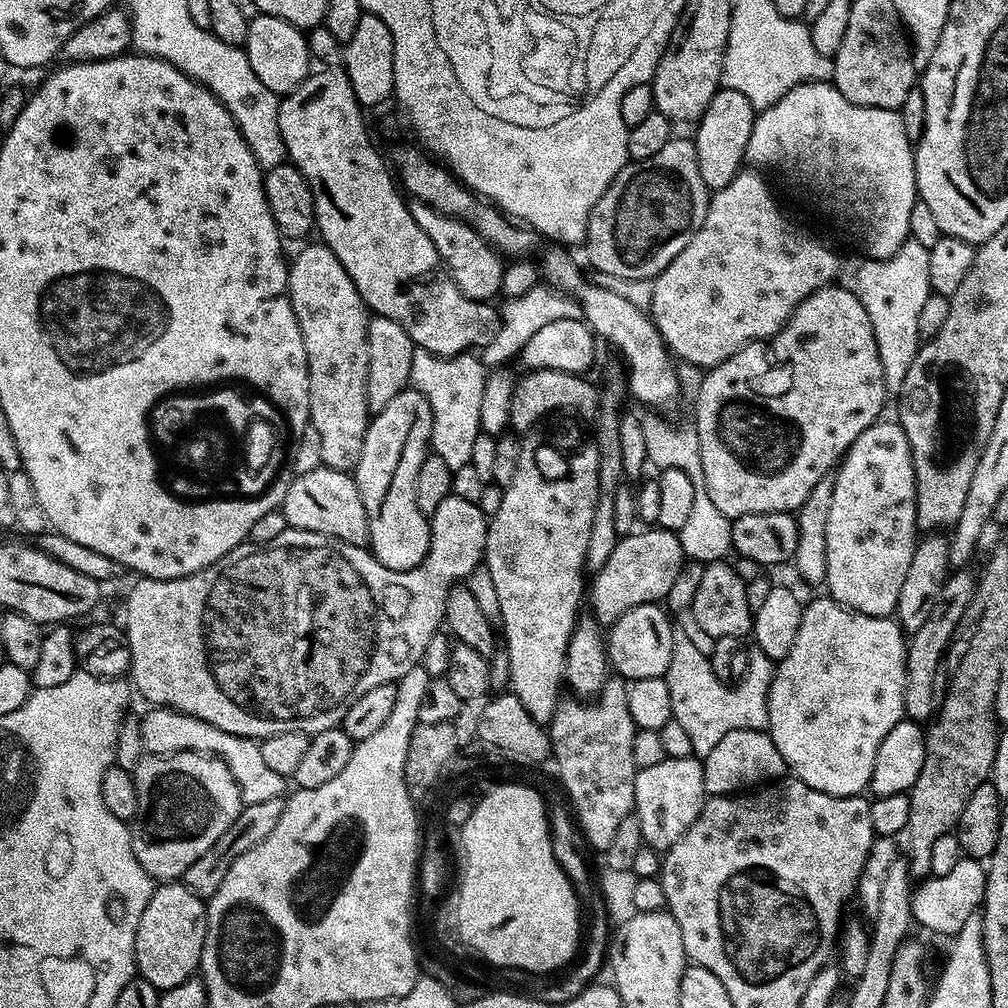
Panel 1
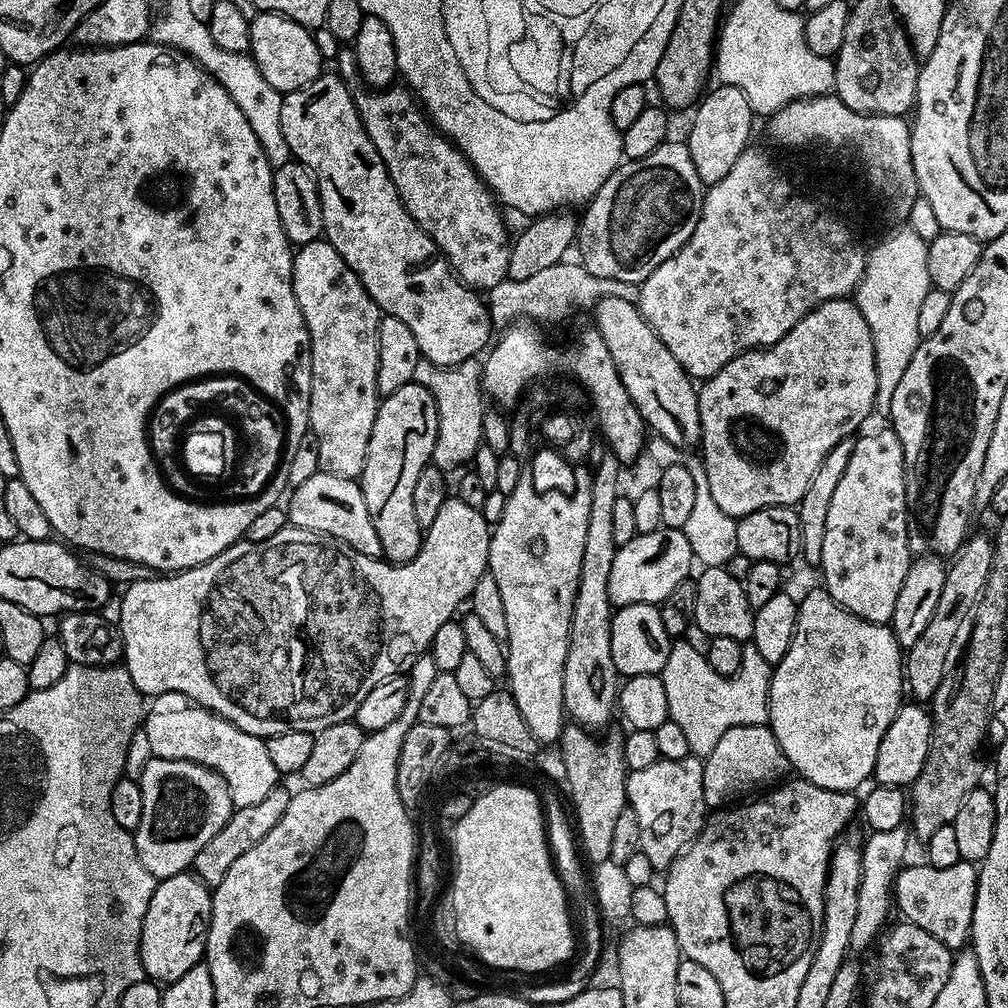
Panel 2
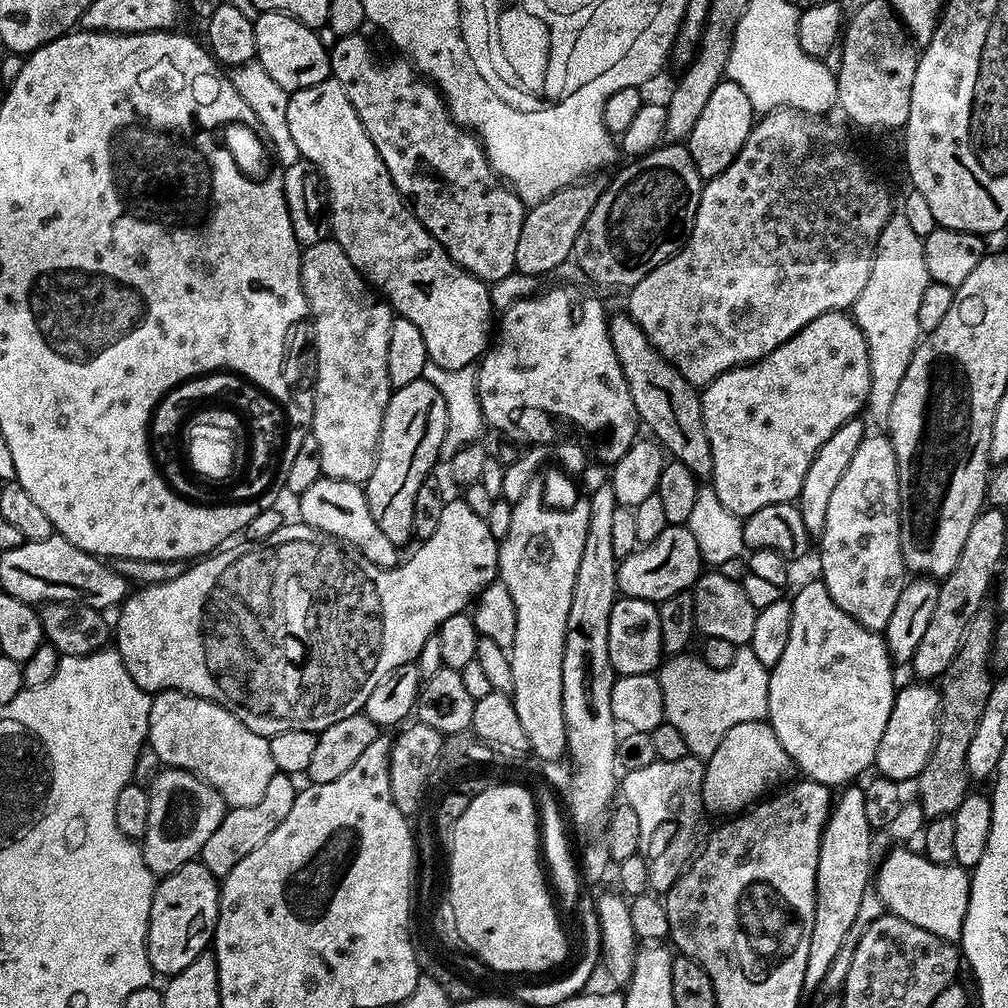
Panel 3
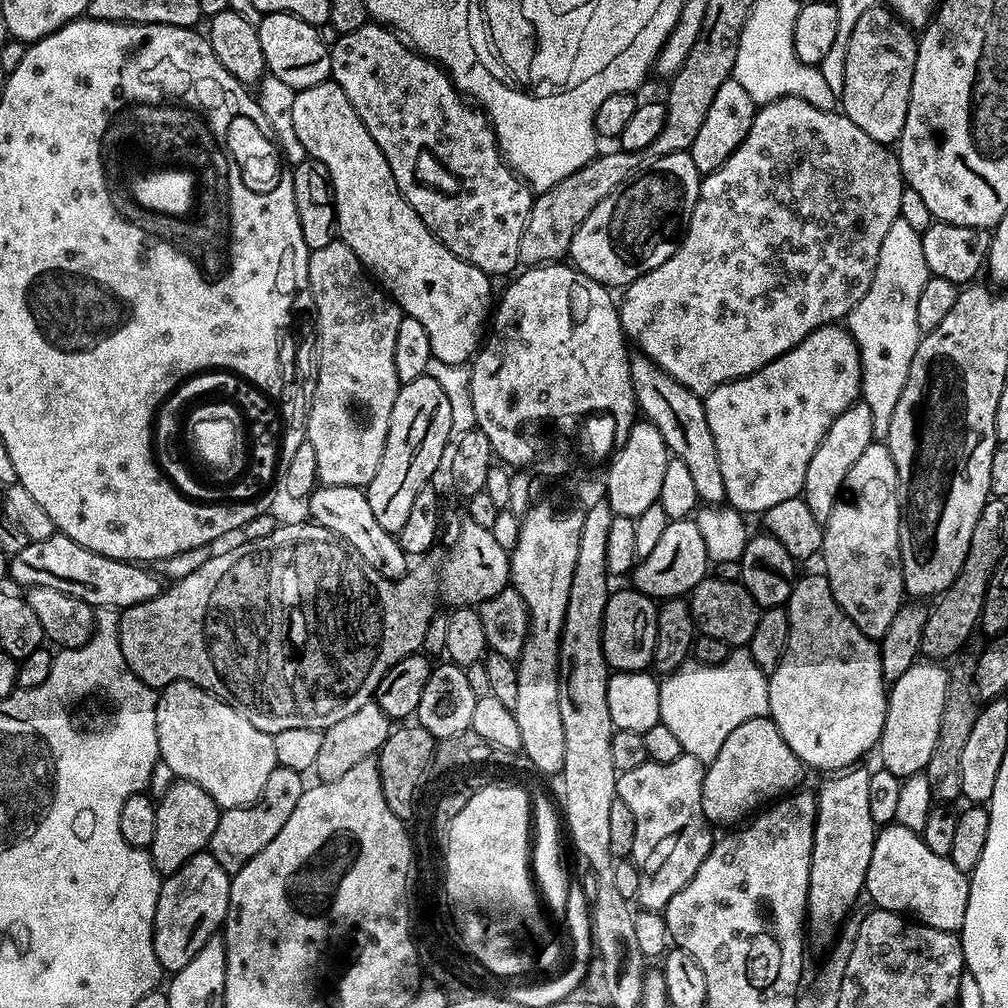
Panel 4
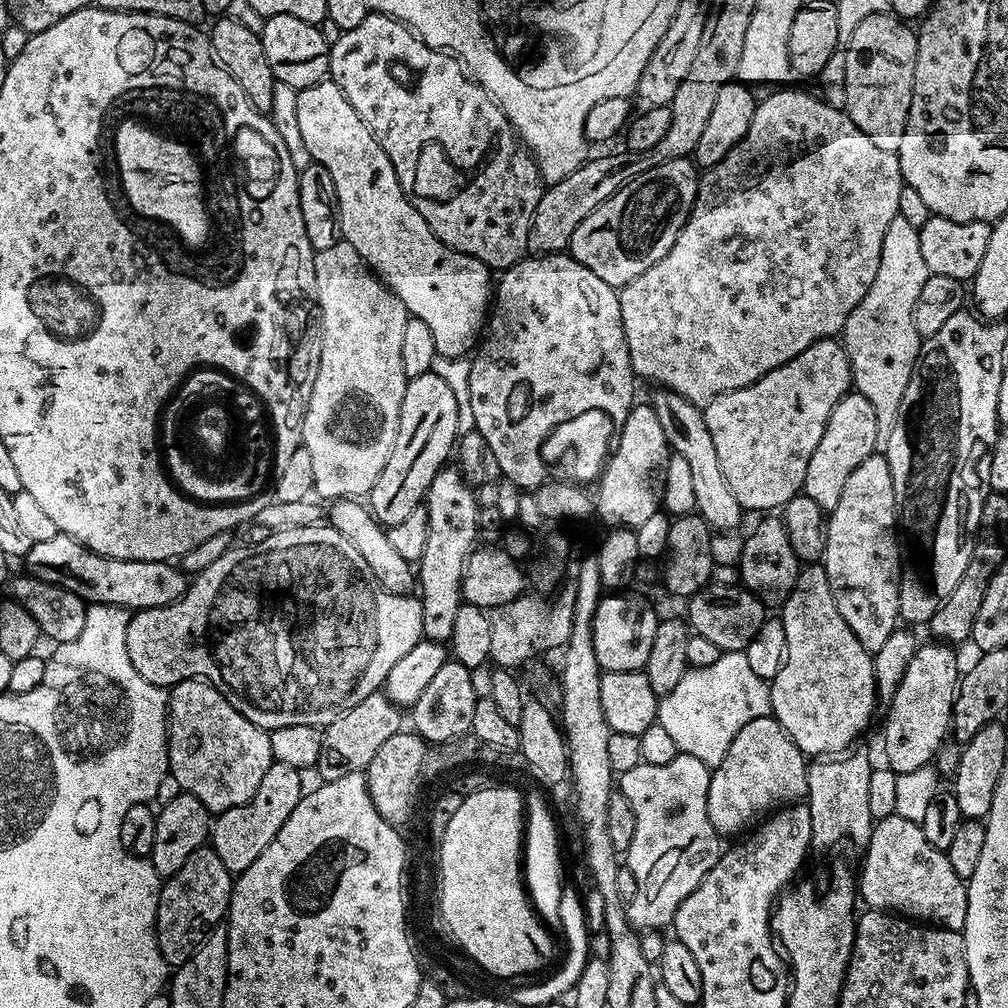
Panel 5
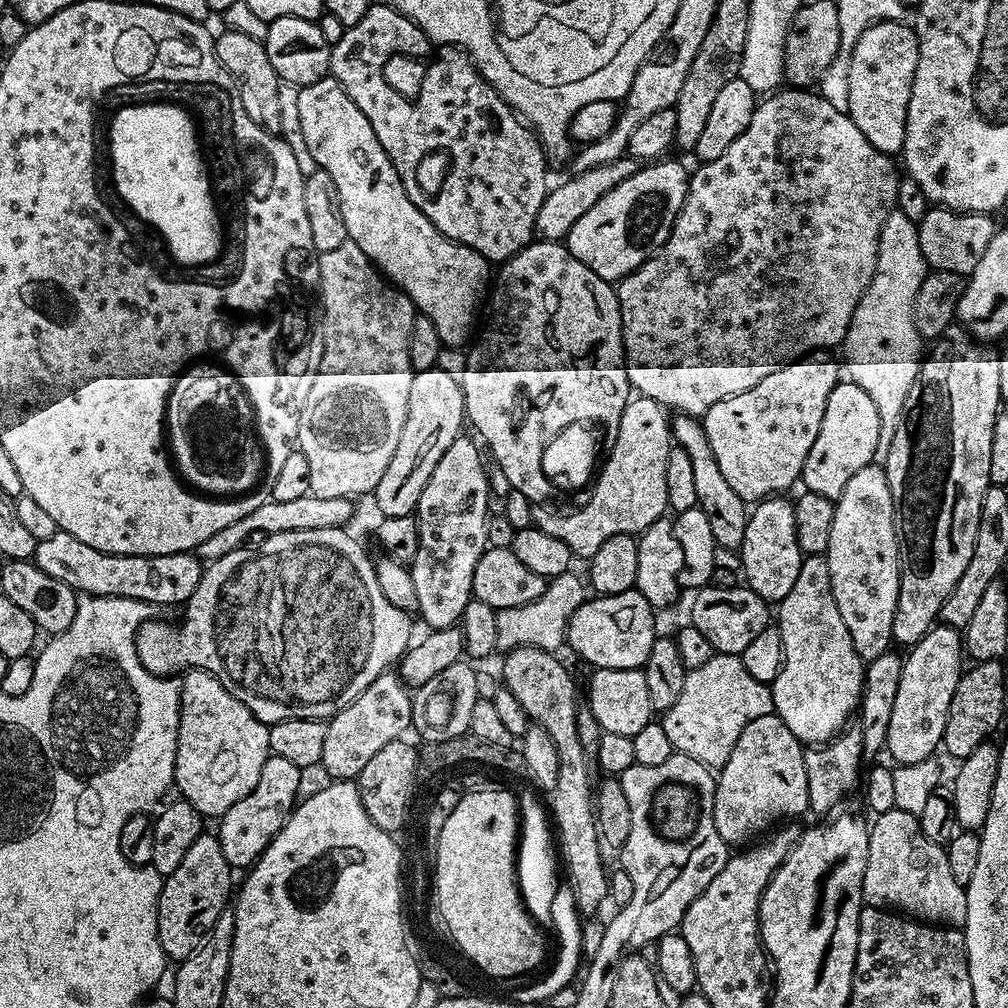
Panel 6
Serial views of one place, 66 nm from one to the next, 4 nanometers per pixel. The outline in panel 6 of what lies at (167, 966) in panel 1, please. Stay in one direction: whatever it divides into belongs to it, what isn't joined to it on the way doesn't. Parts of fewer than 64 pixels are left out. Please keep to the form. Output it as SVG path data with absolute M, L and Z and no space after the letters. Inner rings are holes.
M201 834L197 838L194 846L186 850L186 858L178 862L178 870L163 877L160 885L160 901L156 907L158 938L169 961L185 960L198 951L214 922L218 922L218 918L225 912L227 904L224 903L227 900L229 903L233 891L234 869L226 862L226 854L222 854L219 835L208 835Z

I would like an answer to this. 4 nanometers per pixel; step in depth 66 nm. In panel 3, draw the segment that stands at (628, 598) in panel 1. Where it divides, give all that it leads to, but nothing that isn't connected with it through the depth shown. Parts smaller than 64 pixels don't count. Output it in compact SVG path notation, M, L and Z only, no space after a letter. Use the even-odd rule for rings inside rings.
M673 524L662 530L649 544L641 544L616 569L616 587L624 596L659 602L679 592L687 592L702 575L698 542L687 526Z

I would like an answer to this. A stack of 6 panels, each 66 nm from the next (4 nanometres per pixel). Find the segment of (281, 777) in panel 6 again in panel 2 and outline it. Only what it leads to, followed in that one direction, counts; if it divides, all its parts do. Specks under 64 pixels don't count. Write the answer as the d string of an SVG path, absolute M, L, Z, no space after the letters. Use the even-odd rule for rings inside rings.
M278 786L274 790L270 790L270 794L266 794L266 798L262 798L262 802L257 802L254 806L235 809L232 817L226 822L226 826L222 826L222 830L218 830L218 834L214 834L214 838L210 838L210 842L206 842L206 846L202 846L202 850L198 850L191 871L208 889L215 890L218 882L222 882L222 878L226 878L230 866L234 866L234 861L242 858L242 854L246 854L246 850L250 850L250 846L258 846L258 842L262 842L262 838L266 838L266 834L270 834L270 830L274 830L274 826L278 826L282 814L286 814L286 806L290 806L292 798L291 791L287 792L284 786Z

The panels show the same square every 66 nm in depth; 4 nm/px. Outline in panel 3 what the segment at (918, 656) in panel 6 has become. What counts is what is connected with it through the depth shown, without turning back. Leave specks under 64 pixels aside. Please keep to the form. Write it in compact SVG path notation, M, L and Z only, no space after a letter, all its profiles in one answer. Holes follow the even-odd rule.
M911 682L899 689L896 693L896 701L890 710L890 722L886 722L886 730L882 733L882 742L878 742L878 754L876 755L875 771L887 780L897 782L915 781L932 753L932 747L936 741L936 725L940 714L940 694L931 683Z

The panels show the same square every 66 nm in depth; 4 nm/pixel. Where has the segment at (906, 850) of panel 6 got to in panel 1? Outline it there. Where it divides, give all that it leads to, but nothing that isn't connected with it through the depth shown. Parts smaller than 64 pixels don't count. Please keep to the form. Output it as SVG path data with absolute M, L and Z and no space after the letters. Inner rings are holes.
M961 858L950 874L929 876L919 881L912 890L912 918L928 932L951 938L966 924L966 918L977 913L984 902L984 887L988 881L985 865L981 861Z

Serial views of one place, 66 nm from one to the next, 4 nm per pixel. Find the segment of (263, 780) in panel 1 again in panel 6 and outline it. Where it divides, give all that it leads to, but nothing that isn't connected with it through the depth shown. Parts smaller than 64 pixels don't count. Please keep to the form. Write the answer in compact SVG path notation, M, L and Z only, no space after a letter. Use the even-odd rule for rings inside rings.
M202 668L185 671L180 680L180 721L178 722L176 765L174 766L175 791L180 791L177 793L187 800L190 806L194 806L194 810L198 810L201 817L209 818L208 816L213 816L213 818L219 818L224 816L226 810L230 810L230 806L234 806L234 802L242 802L242 798L246 798L246 794L250 794L250 790L254 790L254 786L258 783L258 774L262 774L262 766L268 761L270 755L268 730L269 725L262 723L254 714L250 714L250 710L246 706L242 706L242 702L238 702L238 698L234 698L234 694L230 694L230 690L226 690L226 686L222 686L222 682L218 682L218 678L214 678Z

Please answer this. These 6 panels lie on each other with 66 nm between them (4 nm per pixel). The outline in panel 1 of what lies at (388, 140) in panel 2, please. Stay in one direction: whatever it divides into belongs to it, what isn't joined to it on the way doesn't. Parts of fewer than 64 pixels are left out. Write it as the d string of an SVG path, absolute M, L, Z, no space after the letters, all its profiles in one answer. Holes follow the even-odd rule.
M413 199L408 209L414 222L422 226L426 238L434 242L434 250L438 250L438 258L444 264L448 277L458 286L458 290L462 290L462 294L466 294L466 298L492 302L496 300L495 296L501 295L505 261L496 249L487 244L482 234L478 234L478 230L470 227L465 220L456 220L453 216L442 214L420 200Z

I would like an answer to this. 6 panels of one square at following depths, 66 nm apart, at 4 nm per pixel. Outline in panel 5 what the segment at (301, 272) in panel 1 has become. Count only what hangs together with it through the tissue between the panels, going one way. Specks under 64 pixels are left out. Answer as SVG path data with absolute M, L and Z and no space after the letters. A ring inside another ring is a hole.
M343 238L314 258L316 302L320 309L320 361L310 402L304 411L302 446L310 450L314 465L314 492L321 501L364 498L371 492L390 450L398 438L398 418L406 394L408 375L402 370L402 341L408 311L402 298L395 296L369 268L368 263Z

